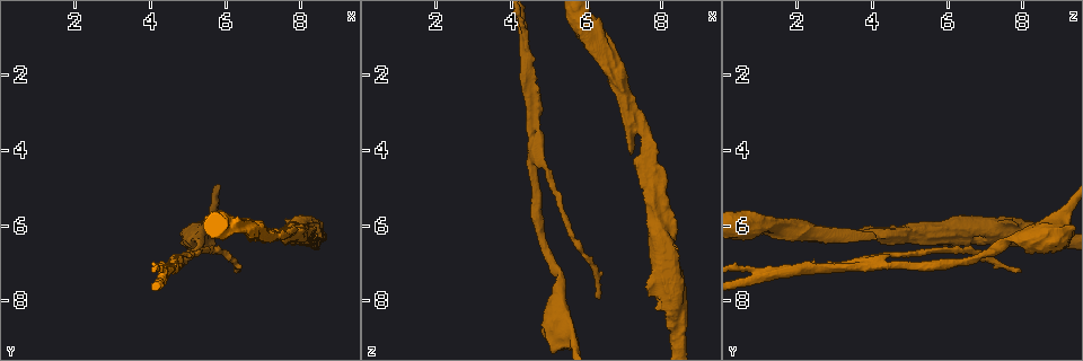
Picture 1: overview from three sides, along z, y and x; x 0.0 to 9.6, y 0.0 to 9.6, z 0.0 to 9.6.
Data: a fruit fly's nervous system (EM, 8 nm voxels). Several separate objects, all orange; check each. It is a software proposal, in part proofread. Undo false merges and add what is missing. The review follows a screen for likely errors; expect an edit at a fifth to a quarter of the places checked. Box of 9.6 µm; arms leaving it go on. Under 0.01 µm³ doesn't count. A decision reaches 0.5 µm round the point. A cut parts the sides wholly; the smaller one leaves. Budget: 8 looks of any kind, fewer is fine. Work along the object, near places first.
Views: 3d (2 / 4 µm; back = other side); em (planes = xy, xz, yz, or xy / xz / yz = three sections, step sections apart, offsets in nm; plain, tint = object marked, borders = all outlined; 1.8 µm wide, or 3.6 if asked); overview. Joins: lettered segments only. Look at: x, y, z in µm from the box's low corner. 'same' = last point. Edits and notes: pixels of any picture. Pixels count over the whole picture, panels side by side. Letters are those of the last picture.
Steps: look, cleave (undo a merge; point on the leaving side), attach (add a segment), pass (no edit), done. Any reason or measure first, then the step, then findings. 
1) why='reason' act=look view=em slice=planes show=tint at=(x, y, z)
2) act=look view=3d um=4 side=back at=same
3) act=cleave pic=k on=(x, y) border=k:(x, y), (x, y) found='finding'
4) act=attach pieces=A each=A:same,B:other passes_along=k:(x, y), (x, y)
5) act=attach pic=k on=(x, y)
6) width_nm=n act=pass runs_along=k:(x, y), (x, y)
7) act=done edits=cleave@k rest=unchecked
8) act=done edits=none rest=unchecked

why='branch point' act=look view=3d um=4 side=back at=(7.35, 6.30, 3.40)

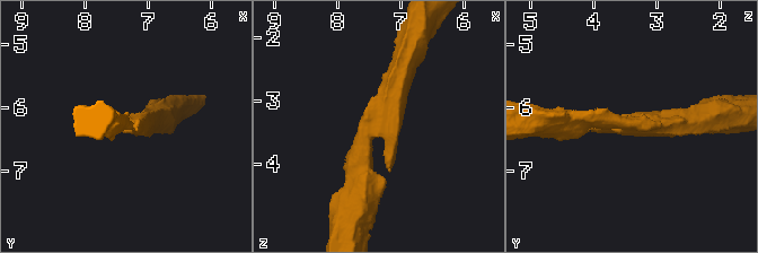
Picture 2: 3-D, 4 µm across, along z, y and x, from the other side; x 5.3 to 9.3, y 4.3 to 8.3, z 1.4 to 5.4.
why='need the tissue' act=look view=em slice=yz step=4 show=tint at=(7.35, 6.25, 3.35)

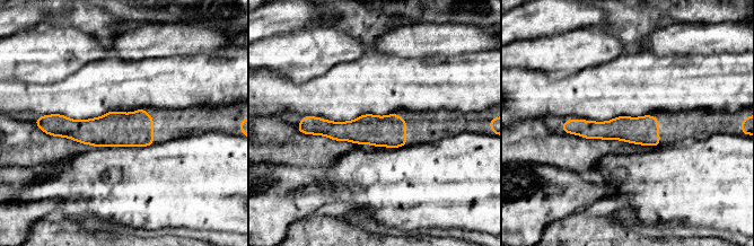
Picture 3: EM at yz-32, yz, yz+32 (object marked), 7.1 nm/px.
act=look view=em slice=xy step=16 show=borders at=same

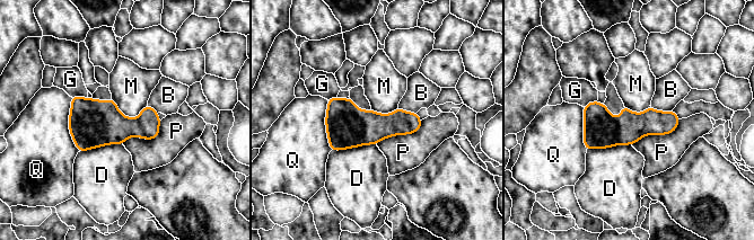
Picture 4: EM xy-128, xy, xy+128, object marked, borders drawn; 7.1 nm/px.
act=pass each=B:other,D:other,G:other,M:other,P:other,Q:other runs_along=4:(676, 120), (604, 131), (588, 147) found='continuous, no second cell'

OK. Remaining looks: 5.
why='sharp bend' act=look view=em slice=planes show=tint at=(4.50, 7.00, 4.30)

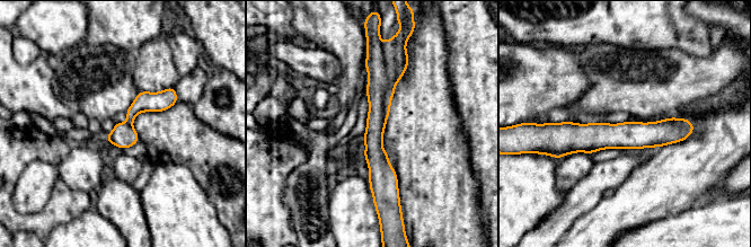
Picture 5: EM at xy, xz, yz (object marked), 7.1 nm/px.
why='see the neighbours' act=look view=em slice=planes show=borders at=same

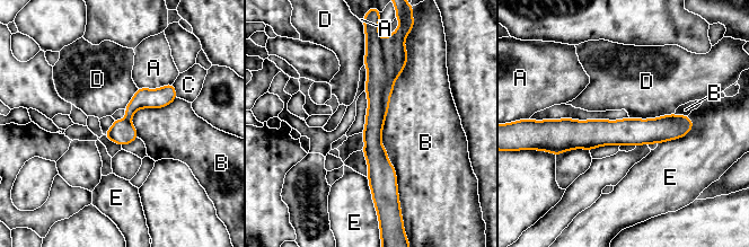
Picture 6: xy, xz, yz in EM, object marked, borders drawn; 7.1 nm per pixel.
act=cleave pic=6 on=(395, 54) each=A:other,B:other,C:other,D:other,E:other found='two cells meet here'

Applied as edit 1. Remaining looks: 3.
why='see it whole again' act=look view=overview

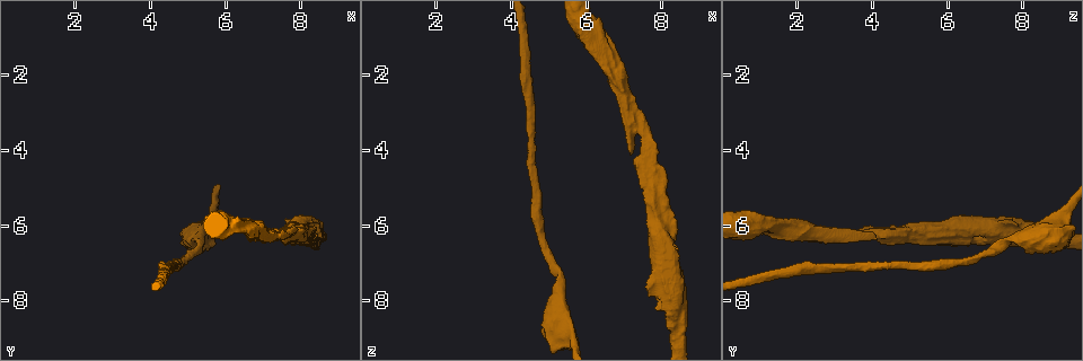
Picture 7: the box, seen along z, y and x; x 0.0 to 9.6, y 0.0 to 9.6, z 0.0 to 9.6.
why='sudden change in width' act=look view=em um=3.6 slice=planes show=borders at=(7.90, 5.95, 7.00)

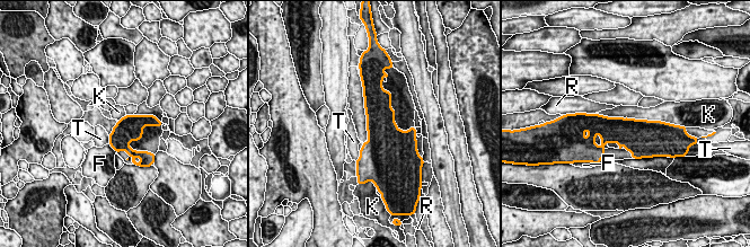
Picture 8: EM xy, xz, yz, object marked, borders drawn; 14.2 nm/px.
width_nm=380 act=pass each=F:other,K:other,R:other,T:other border=8:(596, 113), (665, 123) found='one cell here'

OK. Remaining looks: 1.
act=done edits=cleave@6 rest=unchecked

